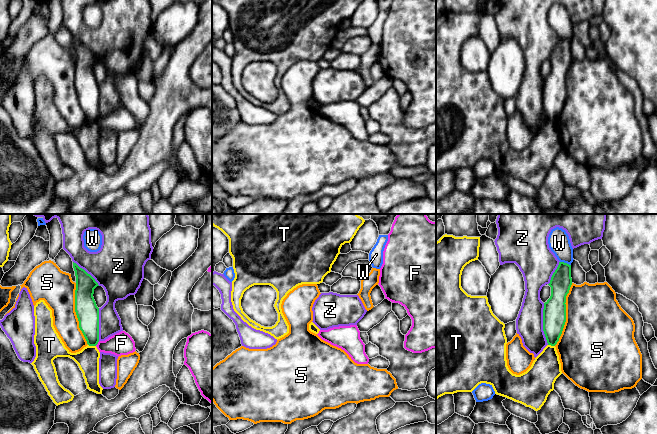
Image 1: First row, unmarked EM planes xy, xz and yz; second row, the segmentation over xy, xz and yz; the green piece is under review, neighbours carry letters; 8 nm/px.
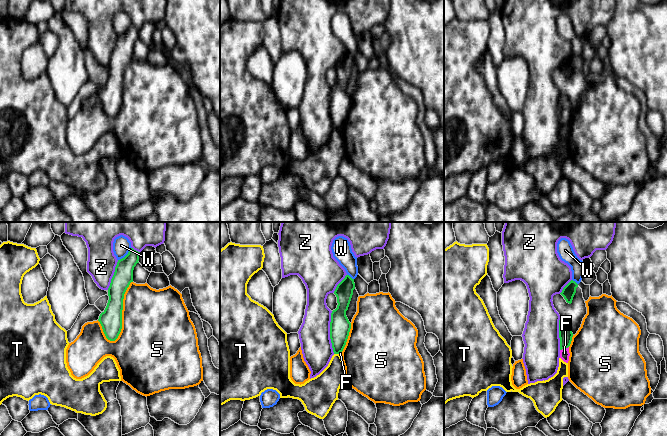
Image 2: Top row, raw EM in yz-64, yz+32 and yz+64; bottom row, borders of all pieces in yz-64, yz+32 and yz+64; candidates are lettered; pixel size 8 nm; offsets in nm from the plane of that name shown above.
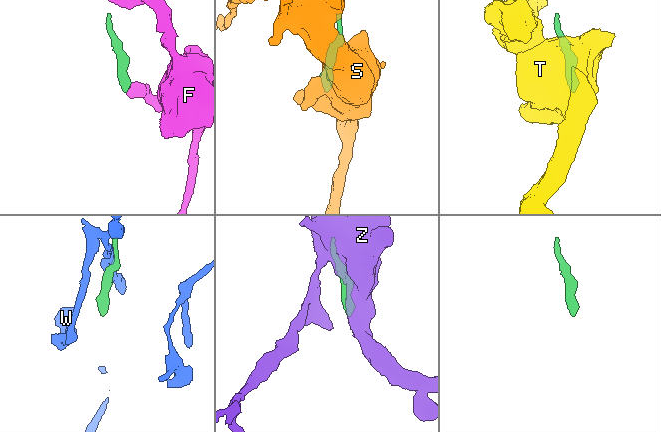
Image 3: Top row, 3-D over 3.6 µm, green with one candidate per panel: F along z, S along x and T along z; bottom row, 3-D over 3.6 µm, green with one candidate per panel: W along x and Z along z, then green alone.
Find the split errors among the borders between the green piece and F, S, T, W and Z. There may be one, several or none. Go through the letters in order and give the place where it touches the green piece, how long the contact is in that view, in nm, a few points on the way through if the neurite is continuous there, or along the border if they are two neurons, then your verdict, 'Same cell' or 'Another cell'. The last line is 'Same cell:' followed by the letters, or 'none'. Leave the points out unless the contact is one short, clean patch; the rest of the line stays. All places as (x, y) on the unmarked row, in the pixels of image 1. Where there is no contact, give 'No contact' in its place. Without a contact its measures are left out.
F: Touches green at xy (97, 119). Shared border 50 nm. Boundary: xy (99, 117), (95, 121). Another cell
S: Touches green at yz (565, 90). Shared border 500 nm. Another cell
T: Touches green at xy (92, 121). Shared border 70 nm. Boundary: xy (88, 120), (95, 122). Another cell
W: Touches green at yz (565, 39). Shared border 90 nm. Another cell
Z: Touches green at yz (543, 100). Shared border 340 nm. Another cell
Same cell: none

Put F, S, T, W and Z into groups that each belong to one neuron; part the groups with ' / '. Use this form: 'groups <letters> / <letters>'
groups F / S / T / W / Z

